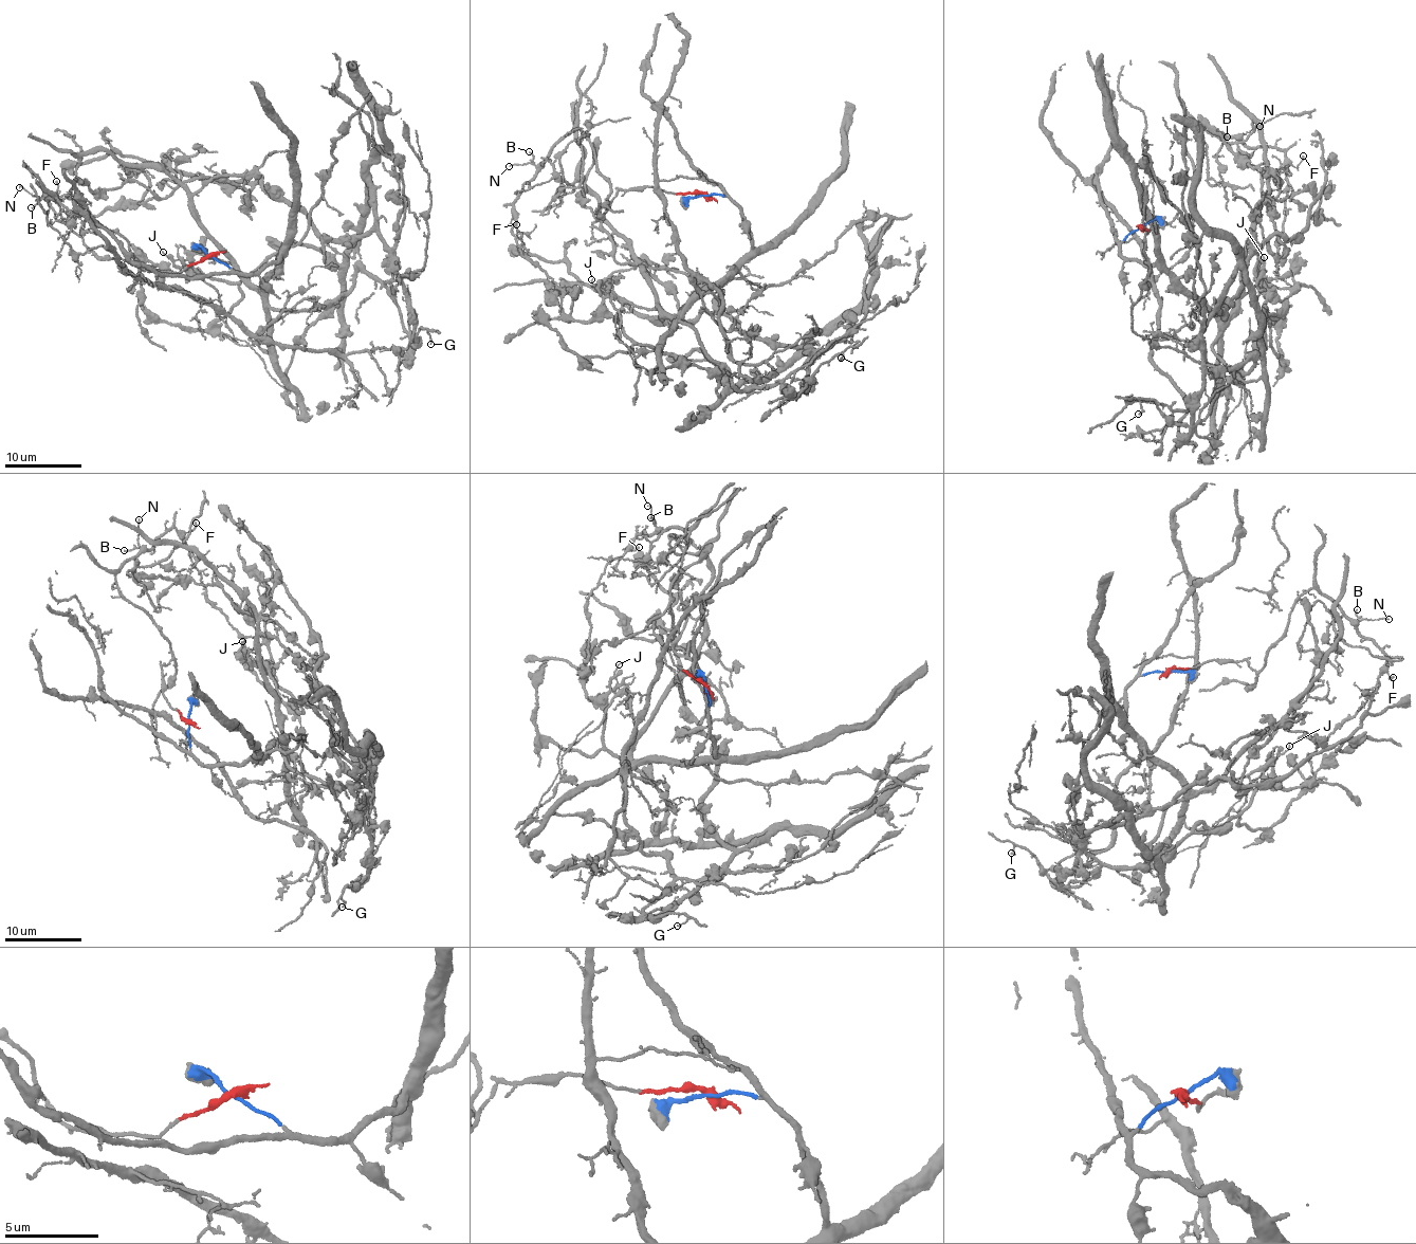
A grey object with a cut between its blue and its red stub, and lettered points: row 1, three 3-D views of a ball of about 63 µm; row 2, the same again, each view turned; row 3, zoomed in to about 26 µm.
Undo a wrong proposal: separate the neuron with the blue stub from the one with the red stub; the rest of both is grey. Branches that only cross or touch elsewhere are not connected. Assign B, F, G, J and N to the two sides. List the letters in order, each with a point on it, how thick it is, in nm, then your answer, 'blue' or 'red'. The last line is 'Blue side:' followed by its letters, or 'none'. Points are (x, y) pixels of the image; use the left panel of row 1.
B: (31, 207) | 100 nm | red
F: (56, 181) | 130 nm | red
G: (430, 344) | 140 nm | blue
J: (163, 252) | 110 nm | blue
N: (19, 187) | 100 nm | red
Blue side: G, J

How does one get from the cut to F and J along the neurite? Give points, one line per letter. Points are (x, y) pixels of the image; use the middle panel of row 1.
F: (703, 195), (621, 189), (610, 201), (611, 191), (584, 132), (574, 129), (523, 184), (511, 219), (516, 224)
J: (703, 195), (723, 195), (735, 203), (752, 250), (675, 314), (615, 297), (594, 286), (592, 279)

